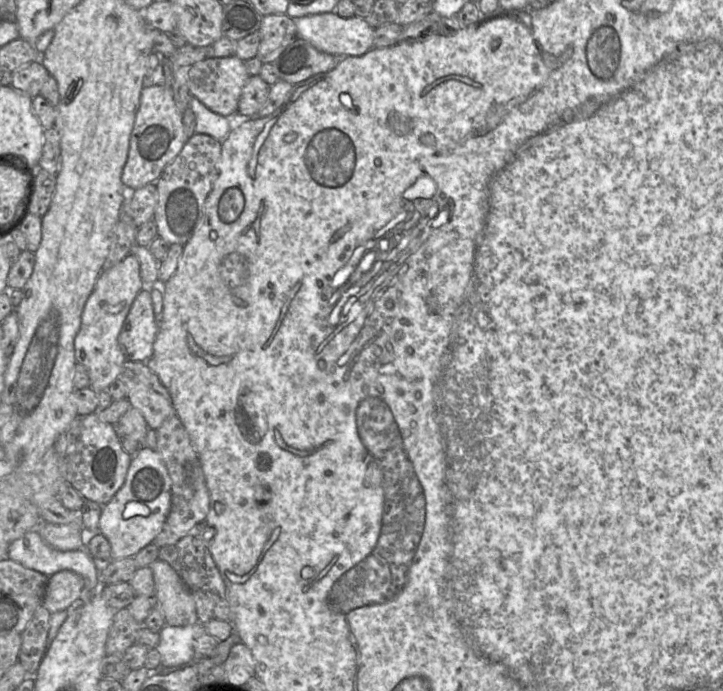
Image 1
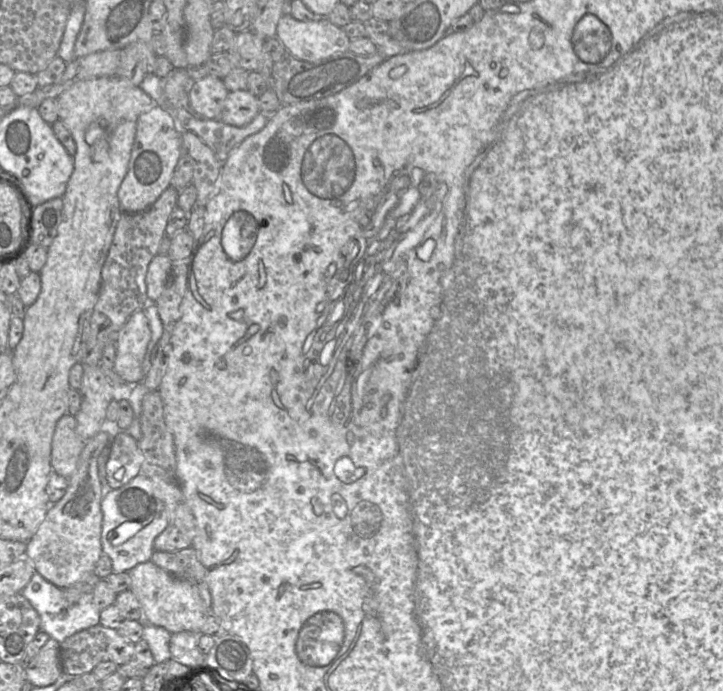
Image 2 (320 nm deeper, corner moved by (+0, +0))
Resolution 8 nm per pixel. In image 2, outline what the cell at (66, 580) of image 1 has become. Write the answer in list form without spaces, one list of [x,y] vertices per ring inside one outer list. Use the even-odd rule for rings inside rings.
[[[143,473],[124,486],[112,489],[101,500],[102,552],[112,562],[114,573],[128,572],[140,563],[151,560],[154,540],[167,527],[167,510],[164,502],[154,494],[152,481]]]

